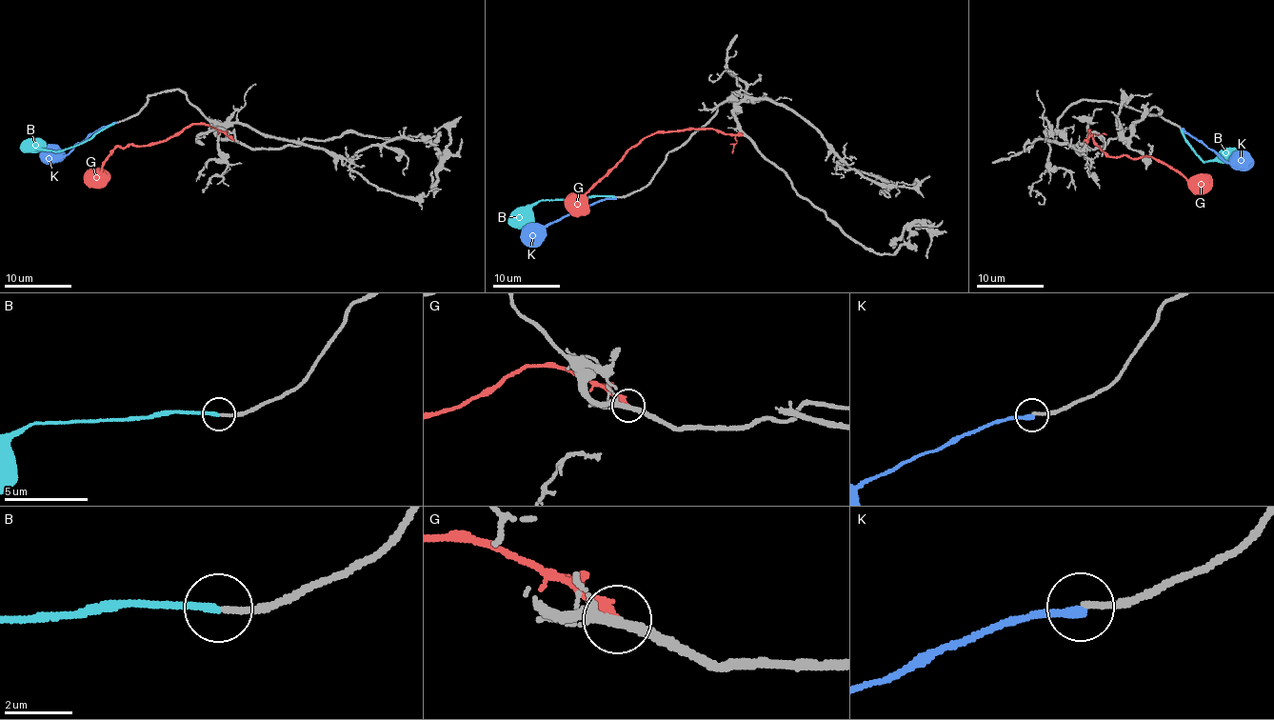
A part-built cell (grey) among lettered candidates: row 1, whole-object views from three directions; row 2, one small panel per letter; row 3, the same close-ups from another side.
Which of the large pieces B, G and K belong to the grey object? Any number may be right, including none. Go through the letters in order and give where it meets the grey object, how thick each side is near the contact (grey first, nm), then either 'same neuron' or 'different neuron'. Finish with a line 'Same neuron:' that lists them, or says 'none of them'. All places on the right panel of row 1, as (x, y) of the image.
B: (1181, 130) | 160/180 nm | same neuron
G: (1086, 143) | 300/340 nm | different neuron
K: (1182, 129) | 160/260 nm | different neuron
Same neuron: B

